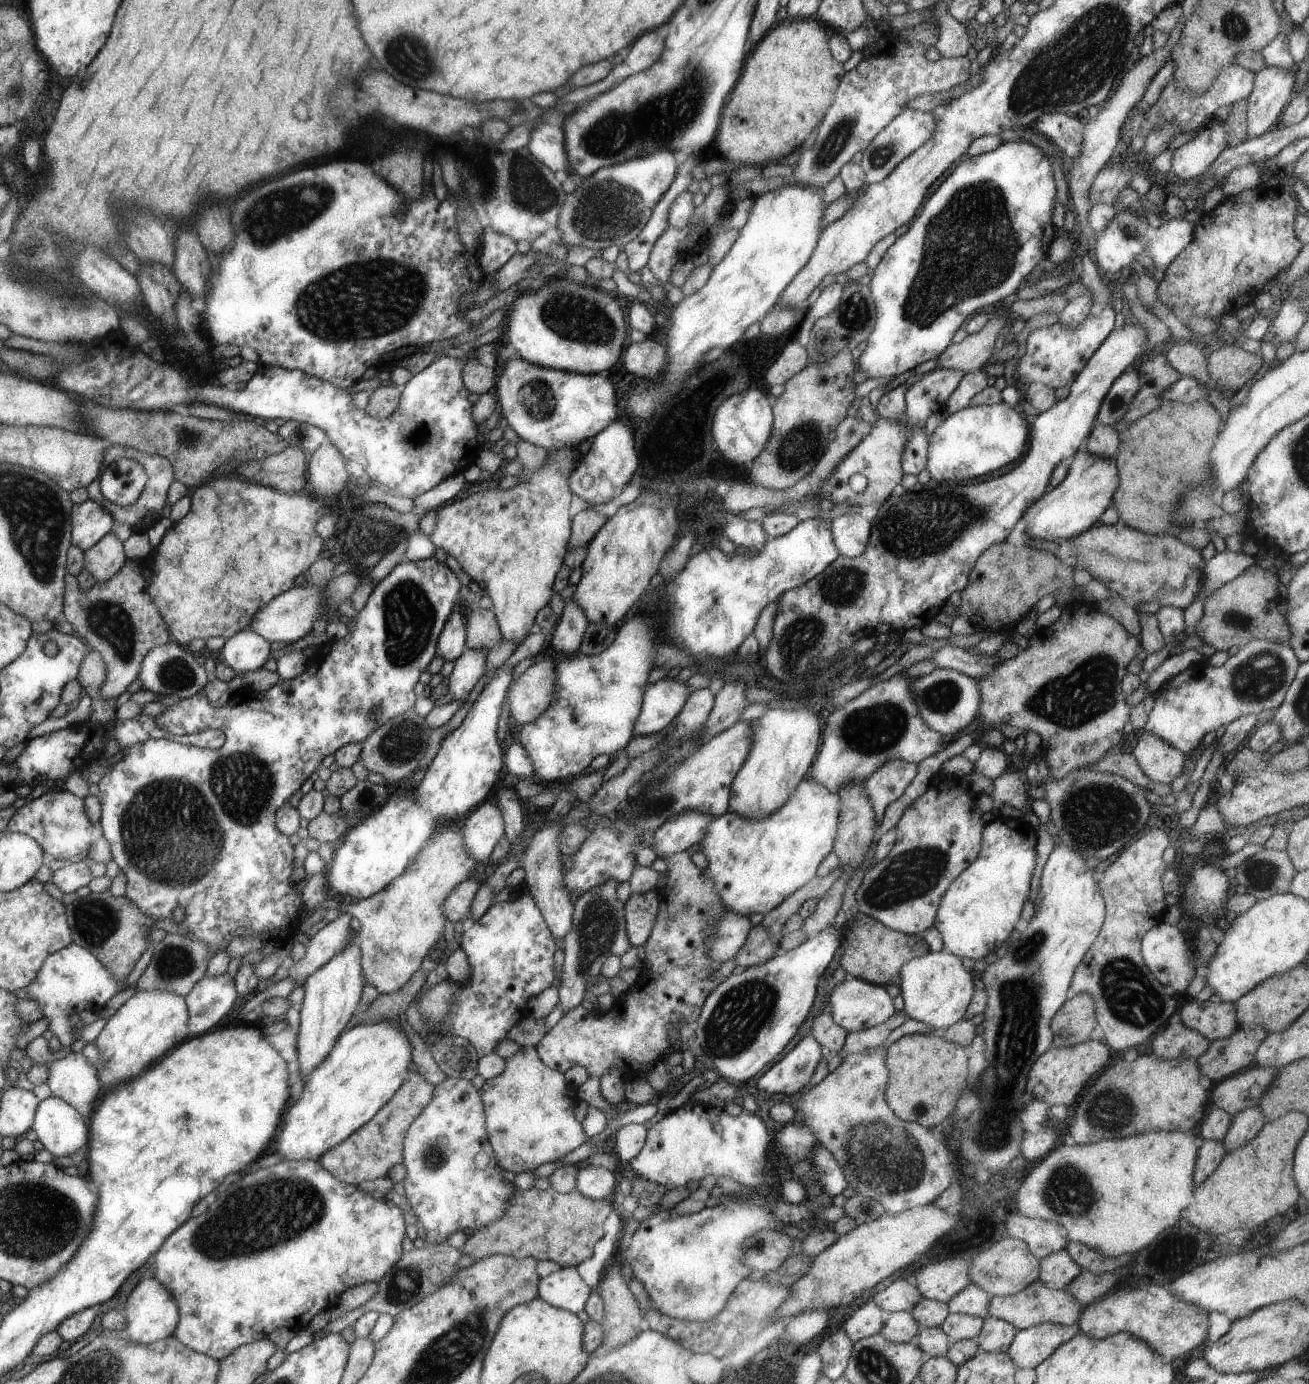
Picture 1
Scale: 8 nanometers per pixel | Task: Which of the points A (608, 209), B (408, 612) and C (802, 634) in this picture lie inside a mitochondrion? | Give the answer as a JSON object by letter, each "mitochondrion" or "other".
{"A":"mitochondrion","B":"mitochondrion","C":"mitochondrion"}

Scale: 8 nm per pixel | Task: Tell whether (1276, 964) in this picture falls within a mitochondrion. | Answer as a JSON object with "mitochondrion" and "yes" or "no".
{"mitochondrion":"no"}

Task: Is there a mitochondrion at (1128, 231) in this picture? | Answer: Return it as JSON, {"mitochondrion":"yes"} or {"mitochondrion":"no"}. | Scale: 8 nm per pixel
{"mitochondrion":"yes"}

